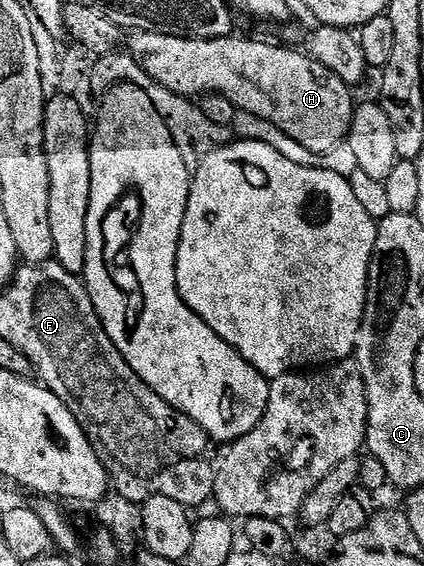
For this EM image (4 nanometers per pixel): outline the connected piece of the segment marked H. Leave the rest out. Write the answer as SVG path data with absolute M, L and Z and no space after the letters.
M138 31L131 36L127 50L132 59L154 79L174 94L187 97L200 97L205 93L225 95L233 102L237 111L254 113L278 125L282 133L294 137L298 145L306 145L310 153L324 155L333 151L349 138L354 102L353 92L330 69L326 69L303 50L291 51L288 47L275 47L272 43L255 43L252 39L183 39L162 33Z

